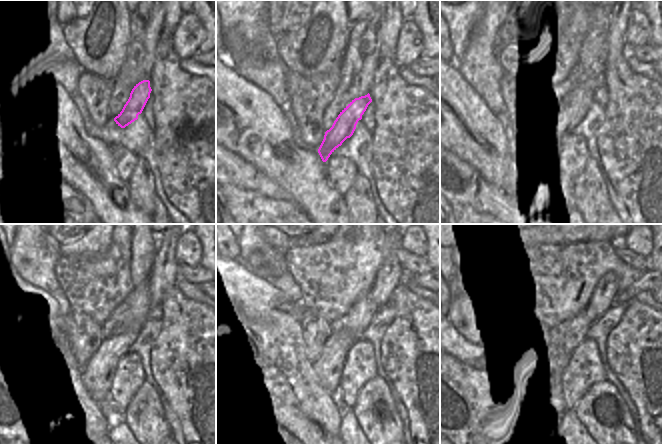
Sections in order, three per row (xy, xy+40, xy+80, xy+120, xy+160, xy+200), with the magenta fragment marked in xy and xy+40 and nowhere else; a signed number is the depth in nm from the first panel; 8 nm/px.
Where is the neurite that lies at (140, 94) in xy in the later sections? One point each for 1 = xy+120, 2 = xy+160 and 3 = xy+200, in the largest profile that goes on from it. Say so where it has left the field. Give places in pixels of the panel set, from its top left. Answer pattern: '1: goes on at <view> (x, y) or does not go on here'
1: goes on at xy+120 (102, 366)
2: goes on at xy+160 (329, 364)
3: goes on at xy+200 (554, 363)

